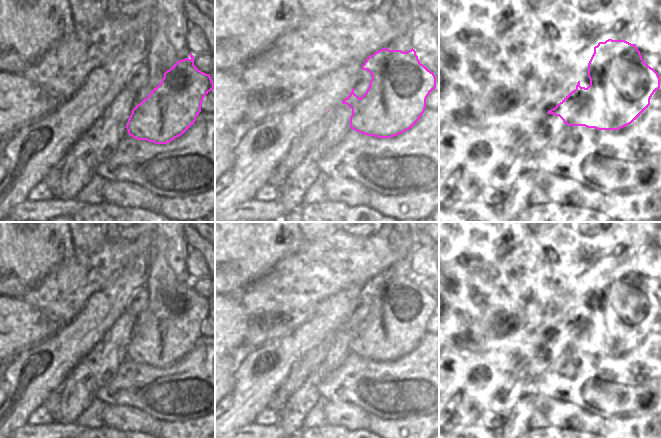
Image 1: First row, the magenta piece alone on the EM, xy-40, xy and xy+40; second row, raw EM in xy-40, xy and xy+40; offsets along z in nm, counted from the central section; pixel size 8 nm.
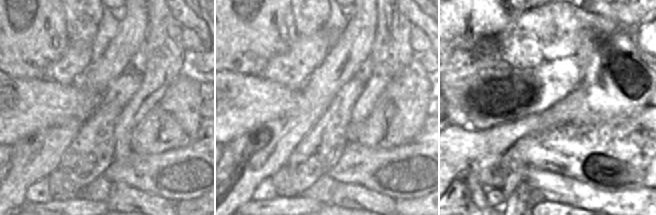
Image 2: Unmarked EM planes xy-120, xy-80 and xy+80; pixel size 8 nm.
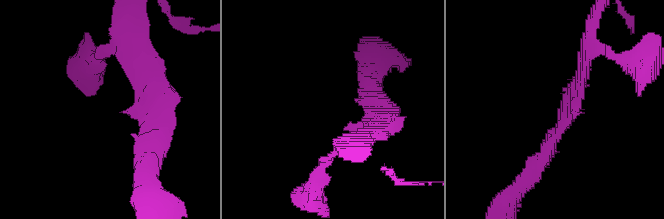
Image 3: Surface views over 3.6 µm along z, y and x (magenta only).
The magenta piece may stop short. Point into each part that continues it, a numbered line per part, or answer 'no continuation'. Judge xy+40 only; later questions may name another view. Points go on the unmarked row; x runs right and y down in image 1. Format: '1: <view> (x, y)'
no continuation

